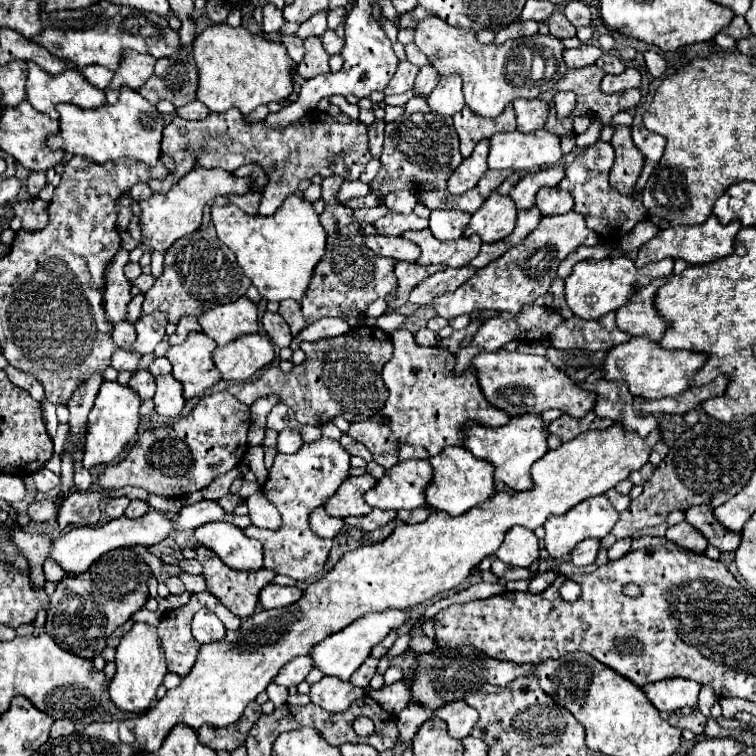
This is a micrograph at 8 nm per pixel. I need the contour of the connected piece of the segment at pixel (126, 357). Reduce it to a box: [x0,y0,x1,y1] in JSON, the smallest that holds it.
[112,350,142,372]

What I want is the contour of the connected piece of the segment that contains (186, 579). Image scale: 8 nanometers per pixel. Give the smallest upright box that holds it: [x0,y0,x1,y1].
[180,572,206,592]

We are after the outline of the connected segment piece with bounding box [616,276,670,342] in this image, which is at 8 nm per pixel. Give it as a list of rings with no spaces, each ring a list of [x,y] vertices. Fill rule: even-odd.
[[[670,276],[664,278],[656,278],[652,280],[646,288],[642,288],[626,306],[616,310],[616,324],[618,328],[632,332],[634,336],[650,336],[654,342],[660,342],[668,320],[664,320],[656,306],[654,306],[654,296],[656,290],[668,280]]]

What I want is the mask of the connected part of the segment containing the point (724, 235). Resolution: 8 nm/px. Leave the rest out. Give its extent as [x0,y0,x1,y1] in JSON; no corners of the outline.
[636,214,742,268]

